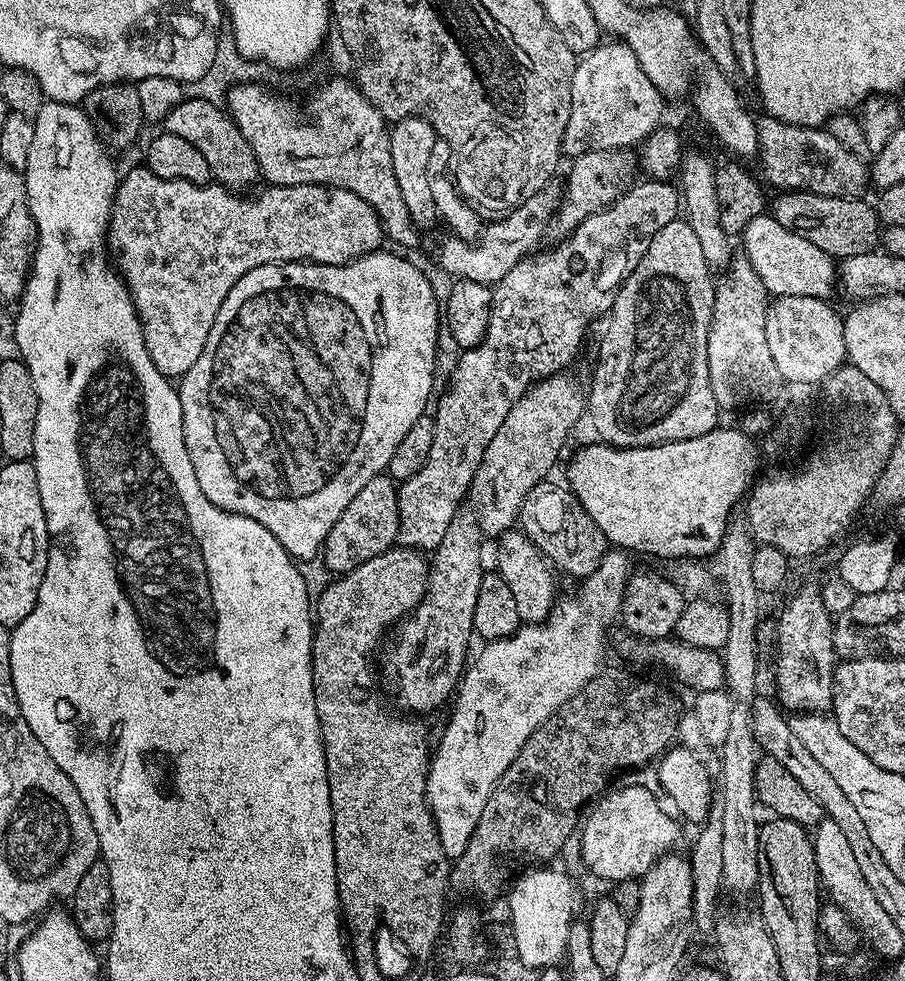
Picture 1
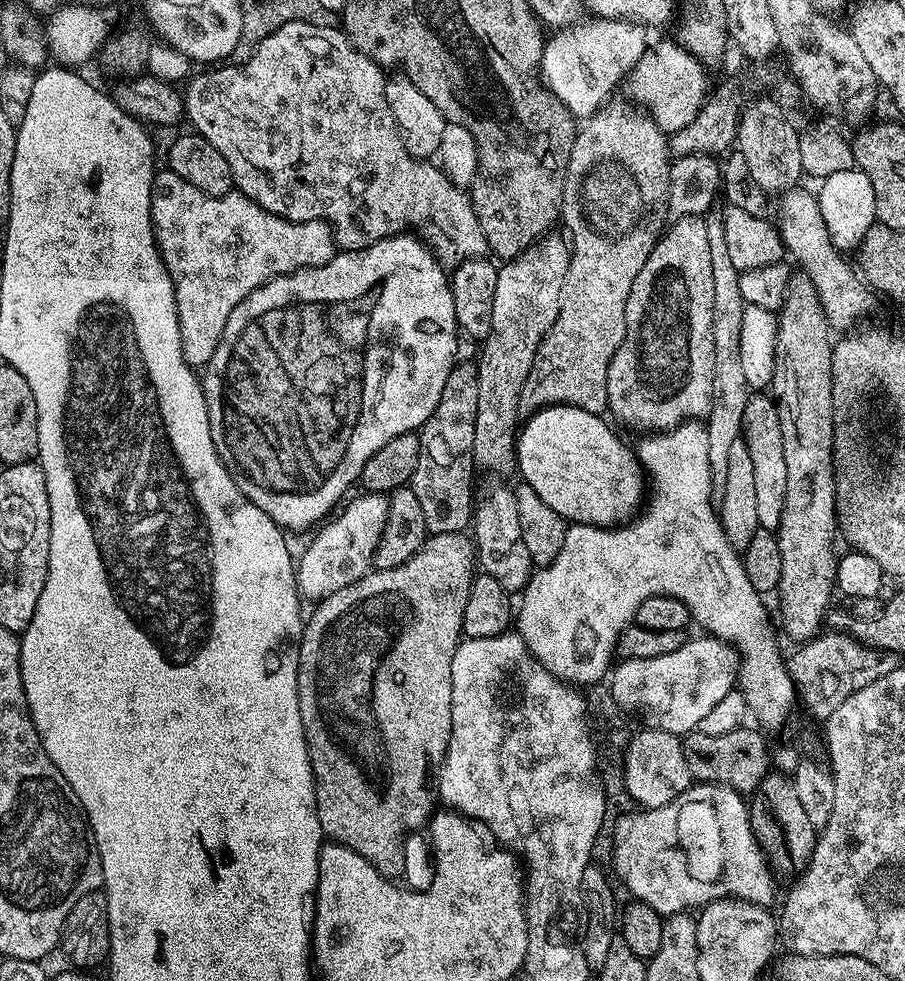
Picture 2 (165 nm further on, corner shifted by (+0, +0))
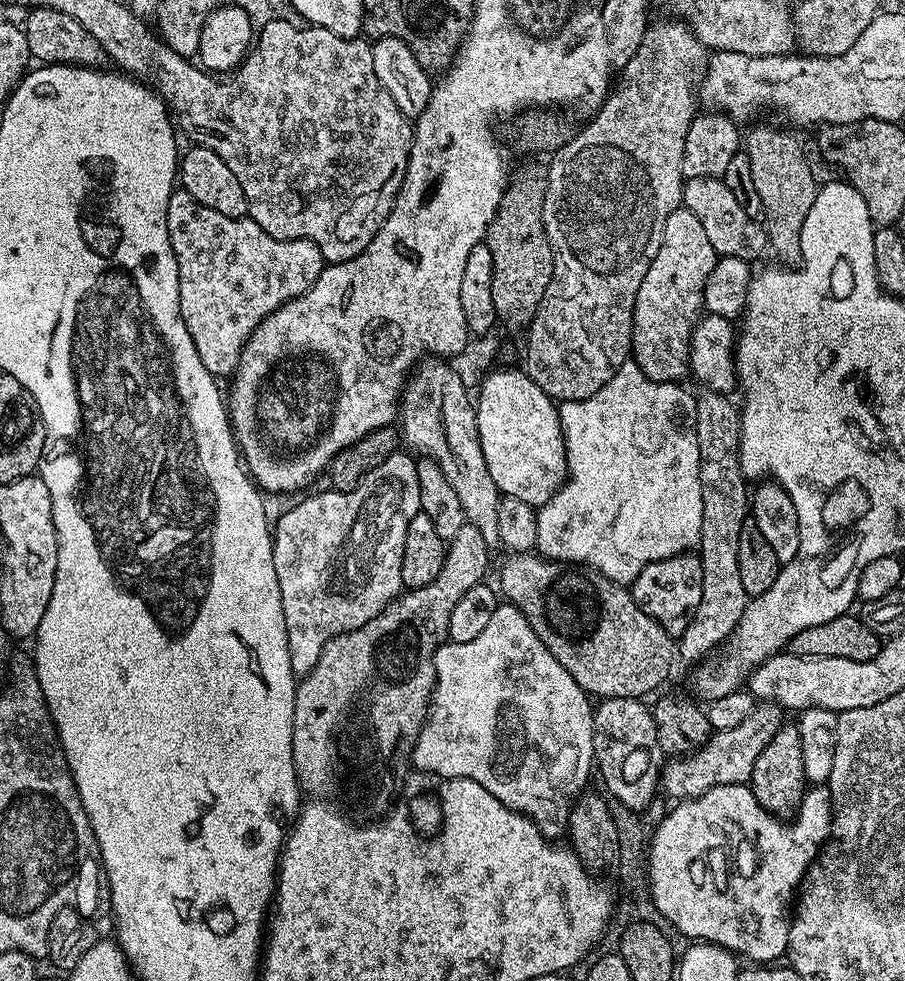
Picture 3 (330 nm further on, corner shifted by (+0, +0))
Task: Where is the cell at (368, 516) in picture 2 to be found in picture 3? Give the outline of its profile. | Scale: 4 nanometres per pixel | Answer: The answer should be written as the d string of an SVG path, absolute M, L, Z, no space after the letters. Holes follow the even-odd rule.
M398 450L390 454L386 462L371 469L349 492L328 490L317 496L307 496L281 514L272 533L272 561L274 574L278 574L278 590L282 590L282 614L286 618L290 666L300 678L314 670L326 642L370 622L370 618L377 616L401 595L406 530L410 530L410 518L420 512L416 460L407 451Z

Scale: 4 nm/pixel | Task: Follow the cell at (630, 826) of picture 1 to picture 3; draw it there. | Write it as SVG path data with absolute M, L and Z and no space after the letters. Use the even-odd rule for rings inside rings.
M731 784L730 786L714 786L706 790L706 794L695 796L692 800L681 800L668 812L662 823L656 827L652 835L651 843L647 845L647 877L648 891L651 893L654 906L668 919L673 929L684 936L689 936L692 942L707 942L718 947L727 948L737 957L745 956L748 962L776 962L788 951L788 939L790 938L790 926L794 915L794 901L798 896L801 880L808 872L808 867L820 854L820 849L828 843L828 837L832 834L832 793L824 786L812 786L804 793L804 801L794 813L791 821L781 822L777 817L768 812L754 798L751 787L748 784Z

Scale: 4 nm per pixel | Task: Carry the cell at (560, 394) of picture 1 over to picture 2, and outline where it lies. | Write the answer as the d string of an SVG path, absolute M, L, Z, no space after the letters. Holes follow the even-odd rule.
M615 100L605 103L596 115L587 117L585 124L588 125L577 131L576 141L570 150L560 203L560 220L570 245L566 282L562 282L558 318L538 346L526 386L522 386L520 406L528 414L555 404L569 404L597 414L608 412L606 378L610 362L618 346L622 346L622 338L626 334L626 302L630 298L634 278L638 278L642 266L646 266L646 258L650 258L669 219L668 136L653 122L647 111L641 110L635 103L623 104Z

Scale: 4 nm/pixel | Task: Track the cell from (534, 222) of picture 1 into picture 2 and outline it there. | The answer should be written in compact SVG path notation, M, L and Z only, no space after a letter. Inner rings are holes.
M305 20L286 22L280 29L274 30L268 37L262 38L257 43L252 55L244 63L229 63L227 66L216 66L211 70L200 71L204 72L198 74L196 72L187 81L188 92L186 88L183 93L187 123L192 123L196 127L193 129L198 135L206 138L206 142L210 142L210 146L214 146L214 150L218 150L218 154L222 154L222 158L226 158L226 162L230 166L232 183L239 192L243 196L249 196L254 202L258 202L258 206L262 206L270 214L294 222L324 220L332 227L337 249L346 252L357 252L363 248L369 248L374 242L411 230L431 248L436 259L444 266L455 266L463 260L478 260L489 255L488 243L476 217L473 197L464 196L465 189L456 187L446 172L437 167L435 163L432 165L432 162L427 159L414 157L410 154L410 150L406 150L406 142L396 124L390 102L386 102L385 69L381 68L379 64L375 64L370 58L366 58L366 54L359 52L349 42L347 34L339 27L327 28L326 26L311 25Z

